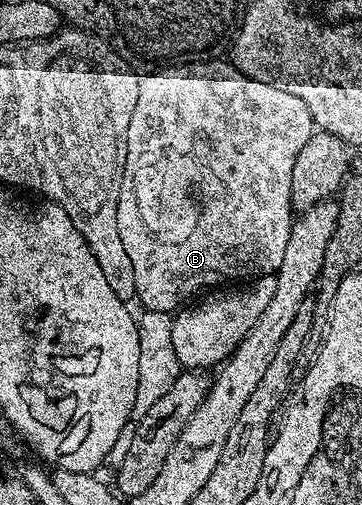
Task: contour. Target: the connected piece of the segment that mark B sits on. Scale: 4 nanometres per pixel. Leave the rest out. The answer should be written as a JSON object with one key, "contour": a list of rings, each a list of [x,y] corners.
{"contour":[[[160,68],[155,72],[145,73],[140,79],[138,104],[134,104],[134,116],[130,116],[128,147],[124,157],[124,179],[120,185],[120,199],[116,209],[118,236],[122,240],[122,248],[134,272],[136,298],[144,305],[145,311],[172,312],[183,307],[193,296],[209,288],[235,283],[232,282],[235,278],[251,280],[264,274],[276,274],[286,253],[294,221],[292,205],[294,162],[298,160],[298,154],[302,152],[302,148],[306,148],[306,140],[310,140],[314,132],[312,107],[305,98],[296,93],[295,89],[254,80],[235,68],[229,69],[229,74],[187,74],[184,70],[176,69],[180,68]]]}

